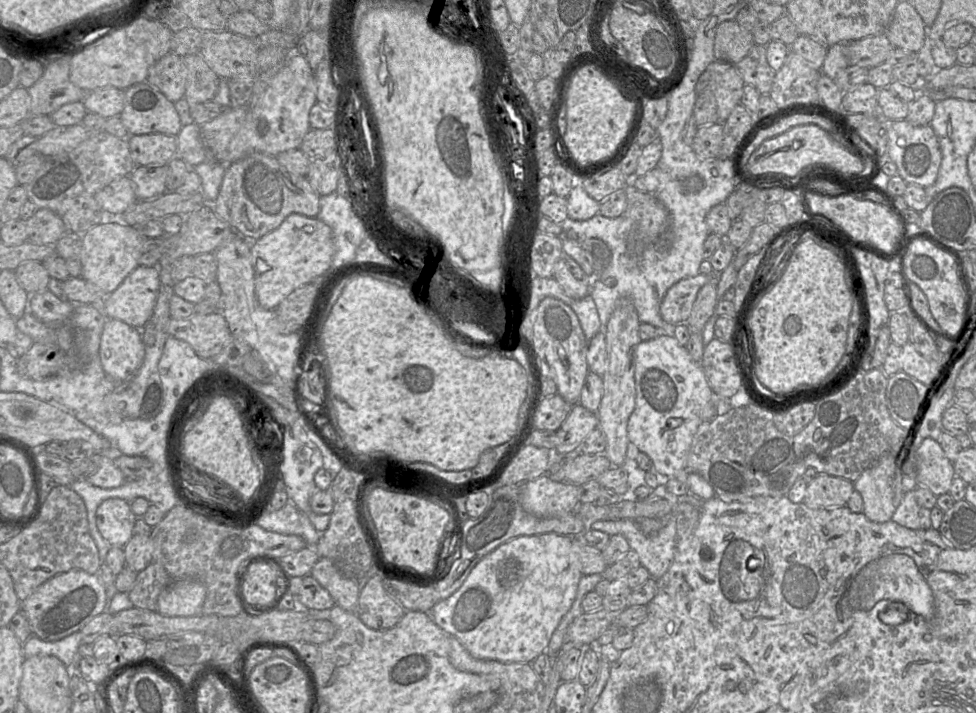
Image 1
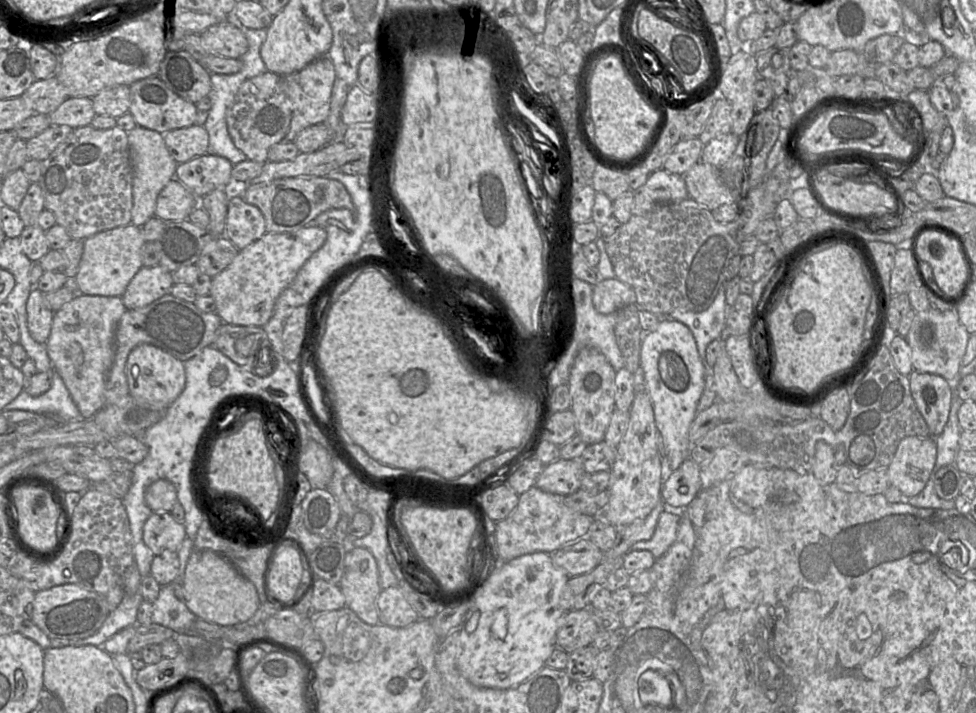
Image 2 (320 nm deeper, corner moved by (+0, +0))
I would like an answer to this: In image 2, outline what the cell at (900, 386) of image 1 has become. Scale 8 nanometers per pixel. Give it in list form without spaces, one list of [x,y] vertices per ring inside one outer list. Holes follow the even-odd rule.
[[[913,371],[909,375],[915,404],[927,423],[930,436],[938,437],[948,421],[952,404],[952,383],[942,376]]]

